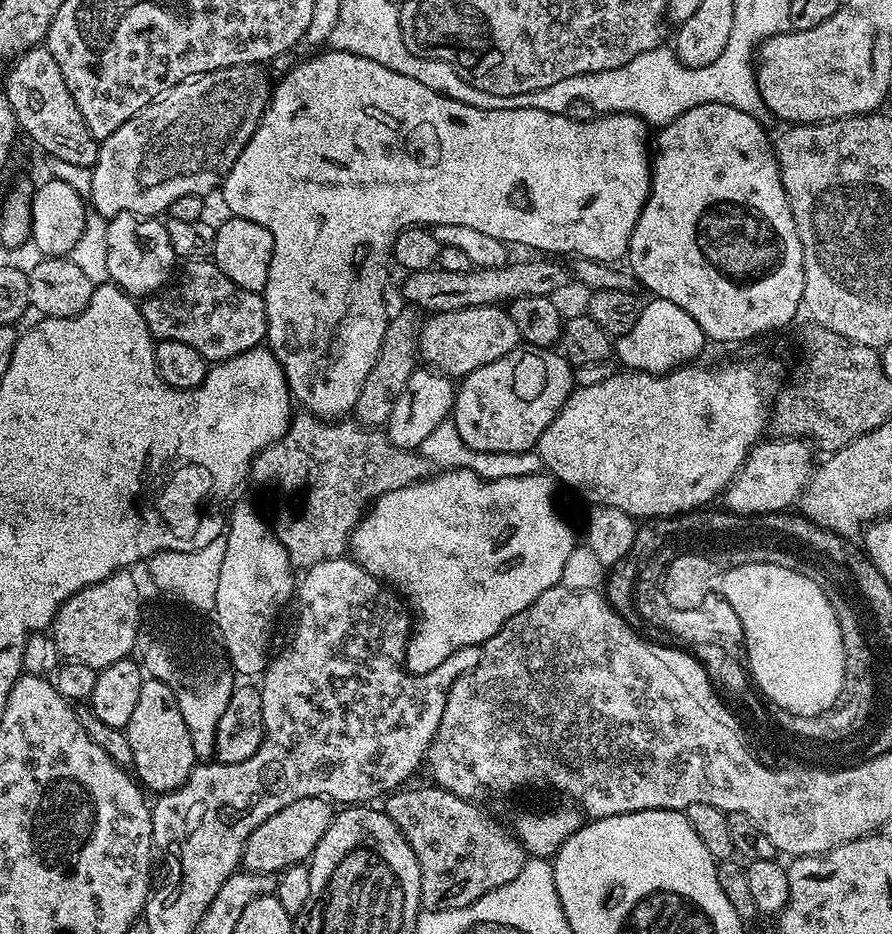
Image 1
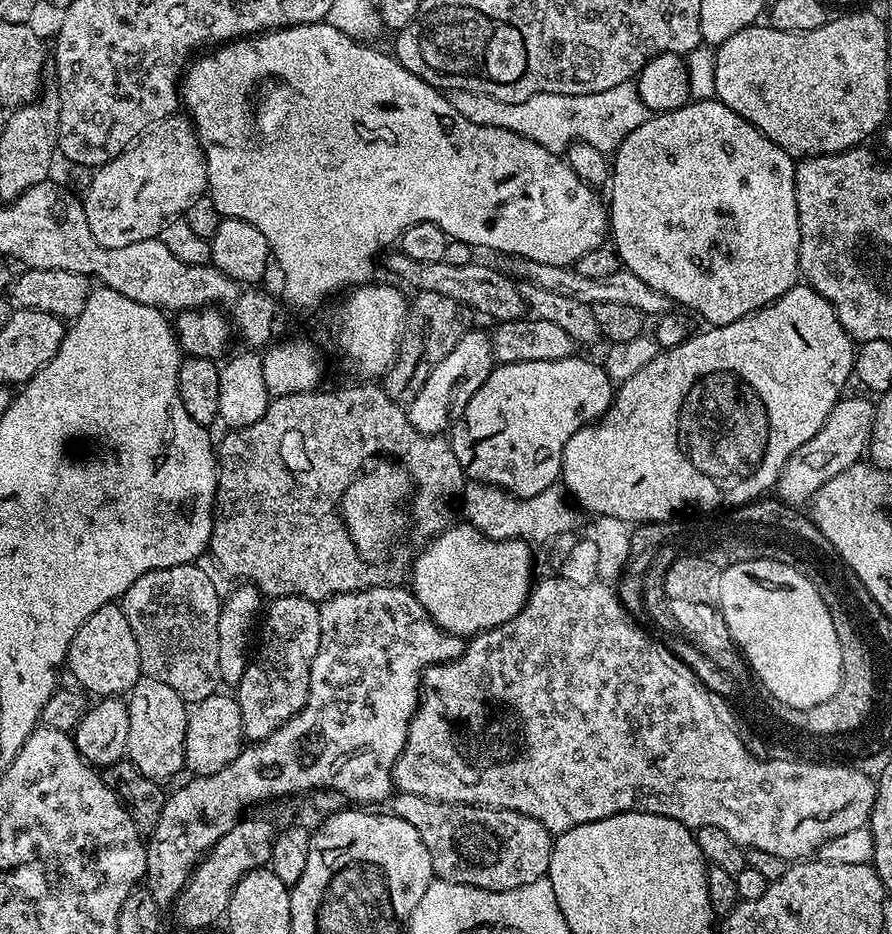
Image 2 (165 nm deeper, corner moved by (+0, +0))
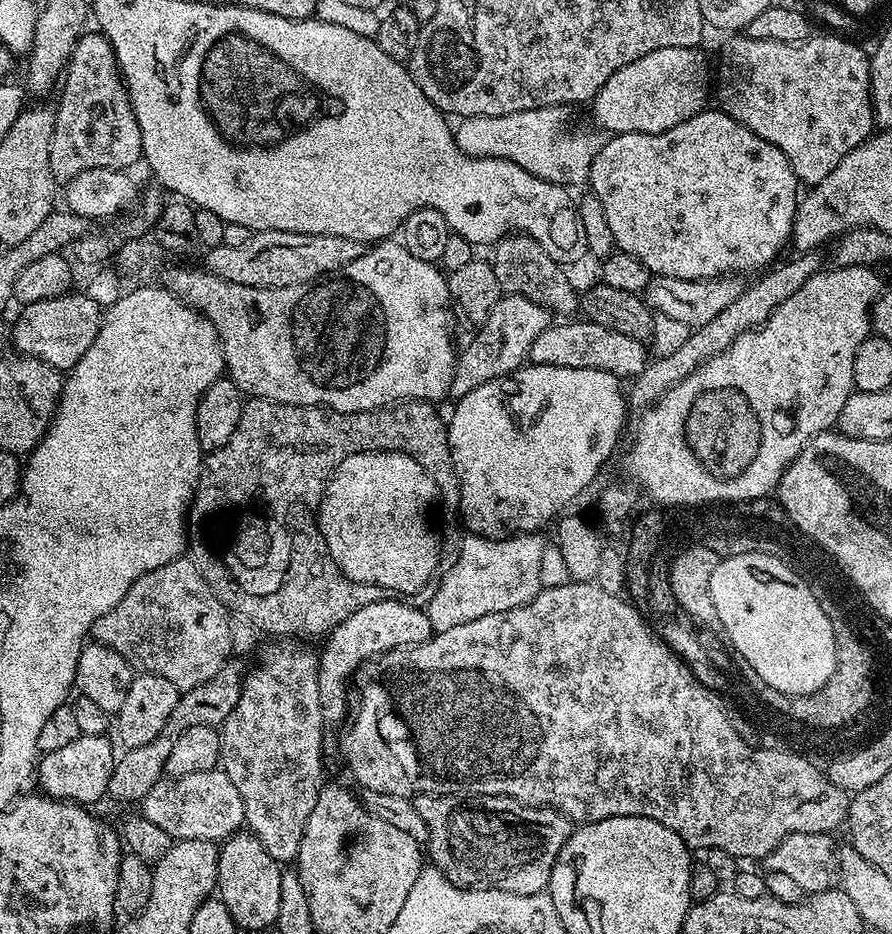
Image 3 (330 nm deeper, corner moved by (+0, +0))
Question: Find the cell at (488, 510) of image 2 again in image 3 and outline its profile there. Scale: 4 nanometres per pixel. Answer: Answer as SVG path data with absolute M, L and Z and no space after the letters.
M525 532L519 536L505 536L502 540L490 540L487 536L474 536L471 534L465 535L465 540L459 541L460 553L456 556L456 561L449 566L444 572L444 577L440 580L440 589L429 598L428 604L426 603L426 611L430 618L430 626L435 633L445 632L450 630L453 626L463 626L465 622L474 622L474 618L486 618L486 614L498 614L499 612L505 612L506 610L514 610L518 606L522 606L526 602L530 602L540 593L540 579L538 573L540 573L540 567L542 563L542 550L546 546L546 540L543 540L543 535L534 532Z

